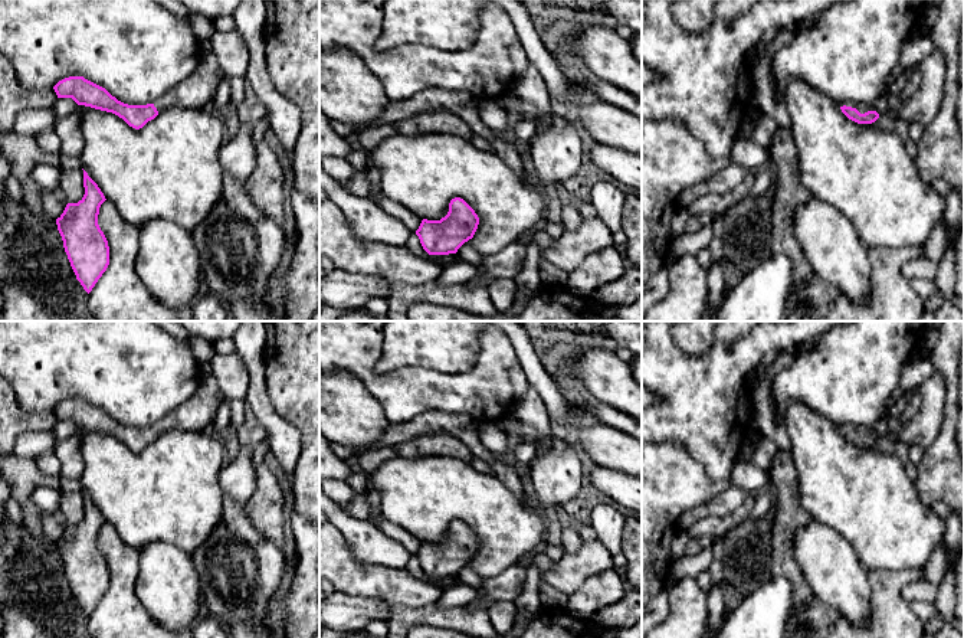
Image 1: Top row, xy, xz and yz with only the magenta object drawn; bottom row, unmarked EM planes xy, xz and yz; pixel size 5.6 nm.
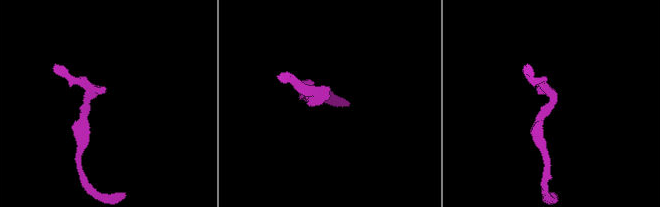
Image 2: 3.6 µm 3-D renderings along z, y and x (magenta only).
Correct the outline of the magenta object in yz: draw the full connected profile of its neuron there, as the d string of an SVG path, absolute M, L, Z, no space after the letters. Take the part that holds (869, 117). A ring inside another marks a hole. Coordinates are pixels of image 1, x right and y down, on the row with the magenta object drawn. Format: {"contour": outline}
{"contour": "M843 102L840 109L849 120L858 124L872 124L879 118L872 105Z"}

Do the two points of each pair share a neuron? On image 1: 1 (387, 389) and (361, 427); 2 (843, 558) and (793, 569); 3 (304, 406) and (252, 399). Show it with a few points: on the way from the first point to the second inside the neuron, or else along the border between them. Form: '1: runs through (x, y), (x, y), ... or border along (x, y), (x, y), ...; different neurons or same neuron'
1: border along (356, 378), (380, 403), (390, 424); different neurons
2: border along (794, 535), (794, 560), (815, 596); different neurons
3: border along (264, 369), (268, 398), (272, 406), (294, 427); different neurons

